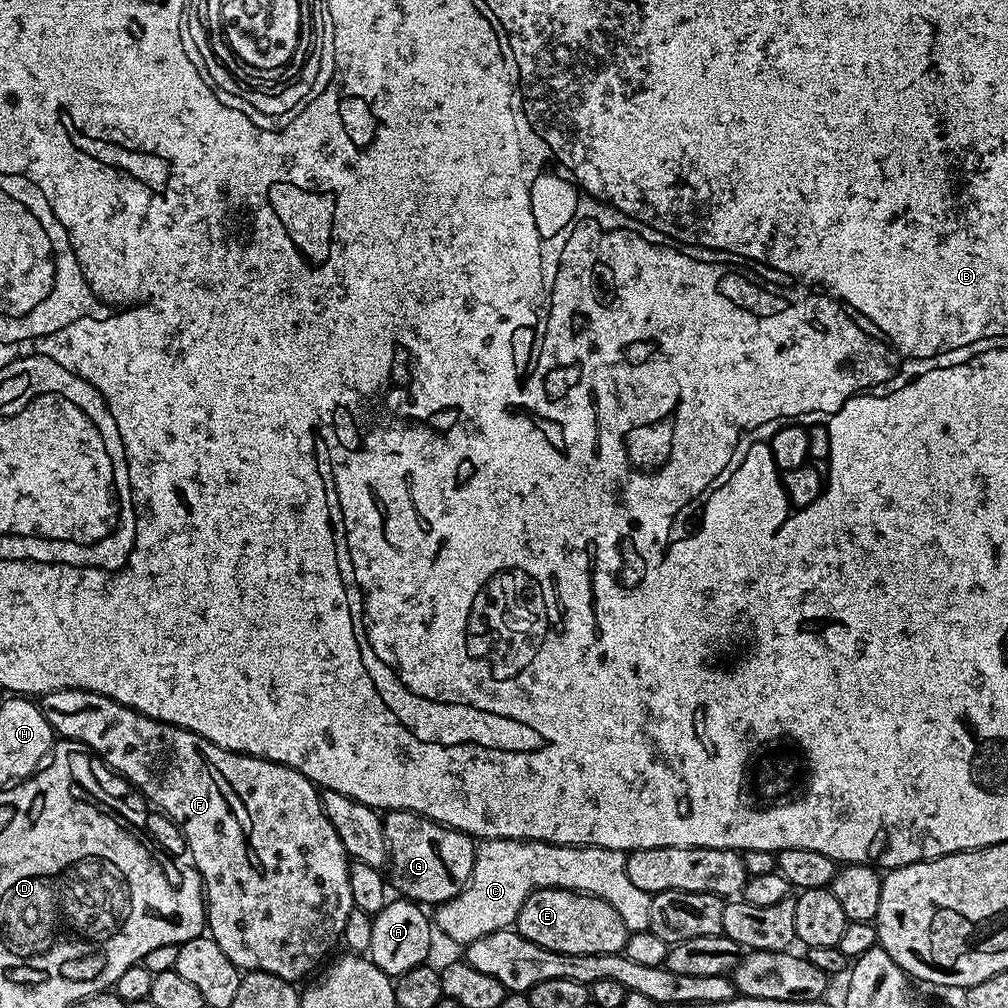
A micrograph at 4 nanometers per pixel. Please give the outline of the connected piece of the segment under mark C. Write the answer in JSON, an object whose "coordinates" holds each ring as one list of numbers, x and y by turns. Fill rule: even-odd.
{"coordinates":[[485,840,477,847,474,870,470,874,470,882,454,898,439,905,434,912,434,924,440,928,459,946,467,946,478,938,486,938,486,934,494,934,503,928,511,929,518,918,518,910,522,910,522,902,530,898,534,890,543,888,561,888,571,892,587,892,590,896,602,898,602,902,610,902,622,922,626,922,629,933,646,932,650,926,650,902,653,893,634,886,630,874,626,874,627,855,609,848,590,848,571,844,547,844,541,840]]}

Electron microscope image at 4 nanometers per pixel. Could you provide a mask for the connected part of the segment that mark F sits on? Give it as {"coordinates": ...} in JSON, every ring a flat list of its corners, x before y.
{"coordinates":[[63,688,47,692,45,696,39,697,38,703,44,712,46,722,50,722,52,731,57,737,65,740,77,740,89,752,95,752,116,775,124,777,153,809,161,808,180,827,180,832,184,835,183,843,187,845,194,866,200,872,200,879,204,881,207,935,211,936,214,942,218,942,218,946,222,946,222,954,226,954,226,958,230,958,230,962,234,962,236,968,249,972,265,972,266,974,274,974,283,980,300,982,300,979,335,944,341,943,346,918,350,918,353,910,350,882,348,881,350,858,342,846,342,838,338,838,334,826,330,826,330,818,326,818,326,814,322,810,320,792,311,780,307,780,302,774,298,774,298,770,285,764,275,764,262,758,243,756,237,752,222,750,222,746,214,746,214,742,202,738,202,734,194,734,185,728,155,720,146,714,135,712,133,708,122,706,102,694,94,694,77,688]]}

